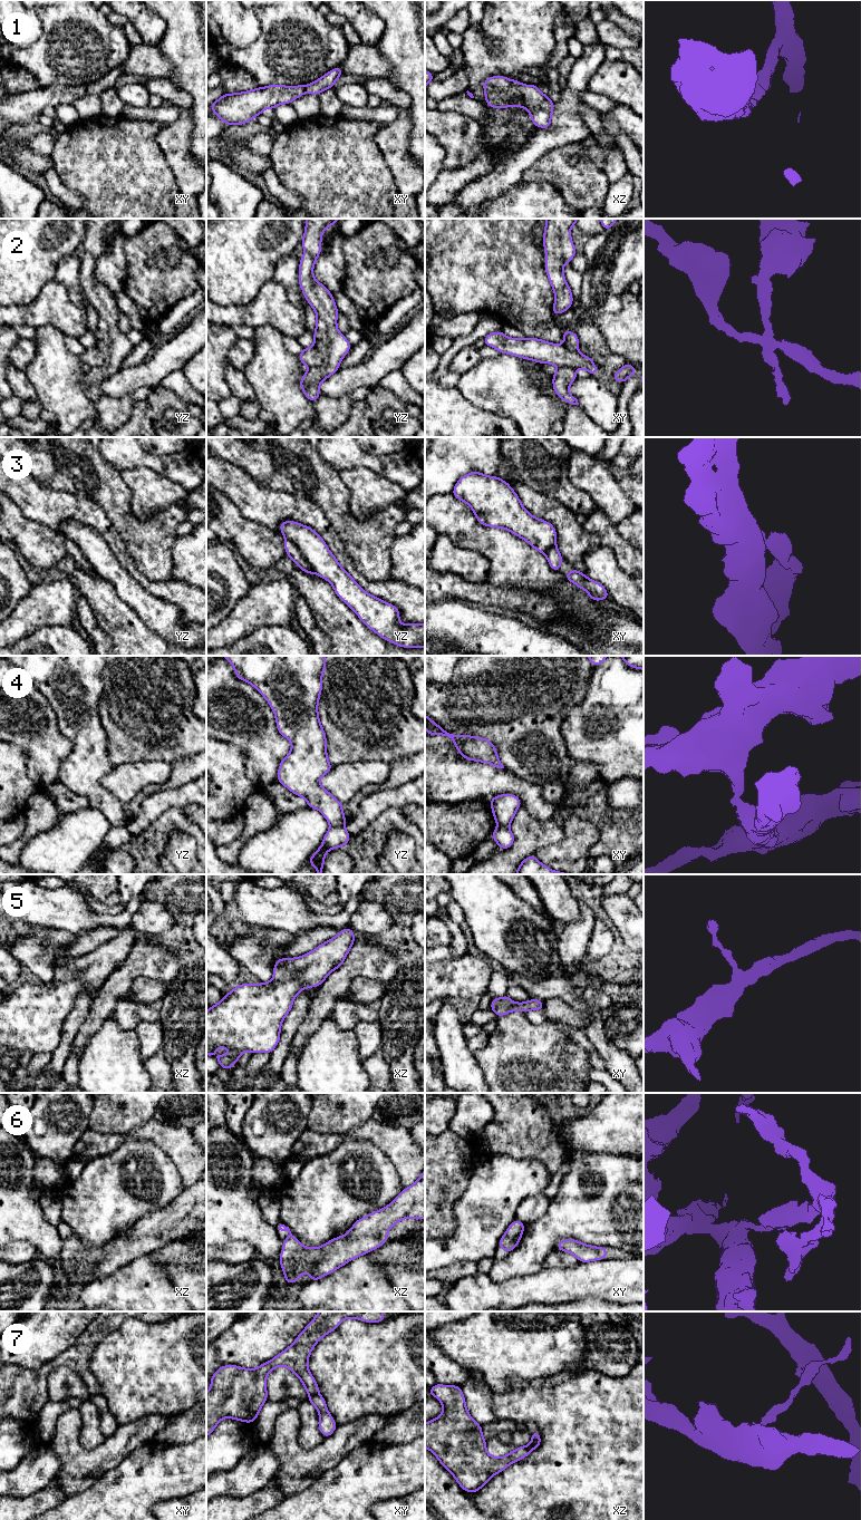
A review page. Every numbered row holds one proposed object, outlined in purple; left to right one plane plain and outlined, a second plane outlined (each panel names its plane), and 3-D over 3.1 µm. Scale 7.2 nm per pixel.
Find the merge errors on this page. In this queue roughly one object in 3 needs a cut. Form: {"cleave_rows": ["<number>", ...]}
{"cleave_rows": ["2", "3", "4", "7"]}

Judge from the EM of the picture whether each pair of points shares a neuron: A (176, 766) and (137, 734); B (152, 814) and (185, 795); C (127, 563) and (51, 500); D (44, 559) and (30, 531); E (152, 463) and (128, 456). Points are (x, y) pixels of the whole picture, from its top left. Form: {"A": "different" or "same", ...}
{"A": "different", "B": "same", "C": "same", "D": "same", "E": "same"}

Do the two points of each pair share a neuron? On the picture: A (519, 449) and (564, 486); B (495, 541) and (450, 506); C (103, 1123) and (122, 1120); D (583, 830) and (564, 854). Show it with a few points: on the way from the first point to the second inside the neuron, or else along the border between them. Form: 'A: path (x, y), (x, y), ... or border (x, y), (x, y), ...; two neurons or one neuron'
A: path (530, 456), (553, 480); one neuron
B: path (484, 540), (461, 518); one neuron
C: path (107, 1120), (117, 1120); one neuron
D: path (580, 835), (570, 849); one neuron

